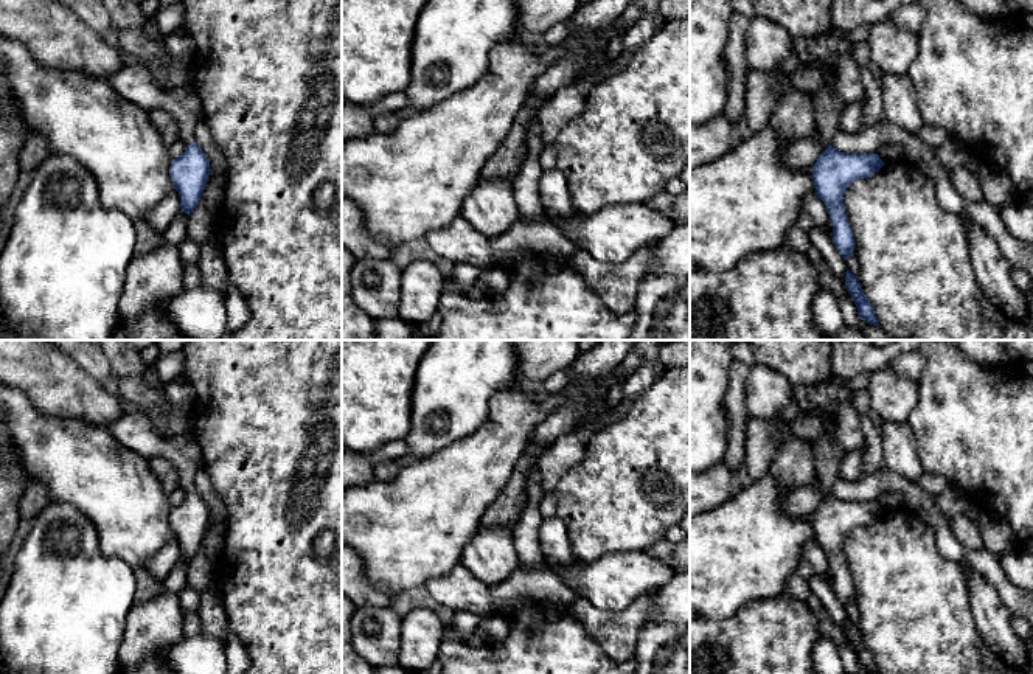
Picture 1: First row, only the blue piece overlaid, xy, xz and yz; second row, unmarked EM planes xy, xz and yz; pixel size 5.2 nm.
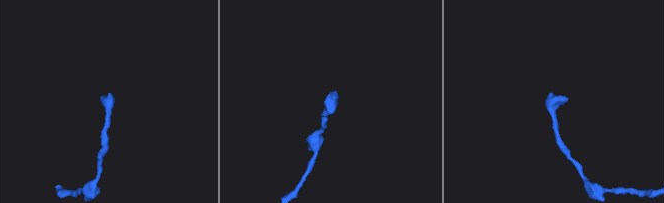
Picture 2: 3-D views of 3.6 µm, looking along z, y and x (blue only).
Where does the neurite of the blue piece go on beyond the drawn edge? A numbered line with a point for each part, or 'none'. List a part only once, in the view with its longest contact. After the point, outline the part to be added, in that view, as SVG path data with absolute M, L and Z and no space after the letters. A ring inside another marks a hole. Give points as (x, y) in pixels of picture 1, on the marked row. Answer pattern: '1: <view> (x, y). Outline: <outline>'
1: xy (134, 81). Outline: M130 59L118 71L110 73L104 82L148 113L155 109L171 113L179 124L180 138L186 144L194 141L196 126L203 113L200 99L191 87L177 90L162 87L149 64Z

